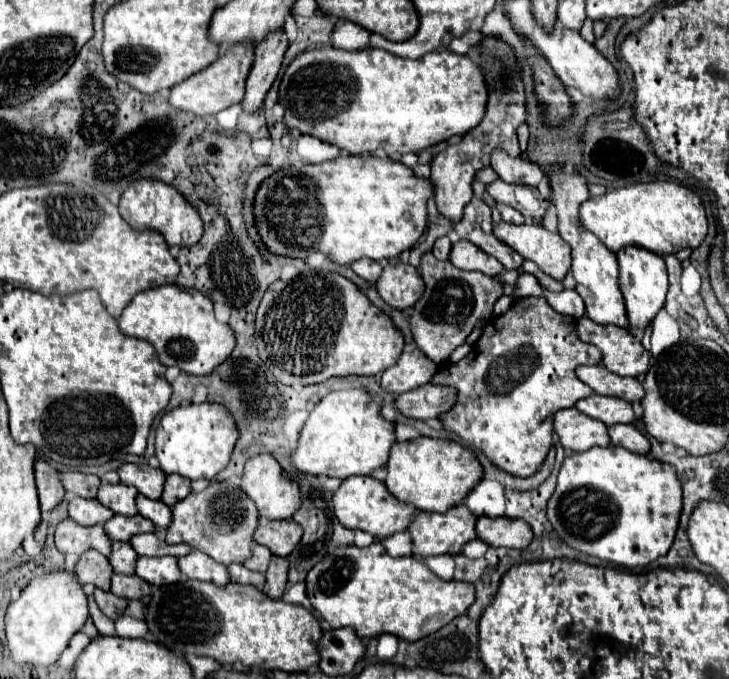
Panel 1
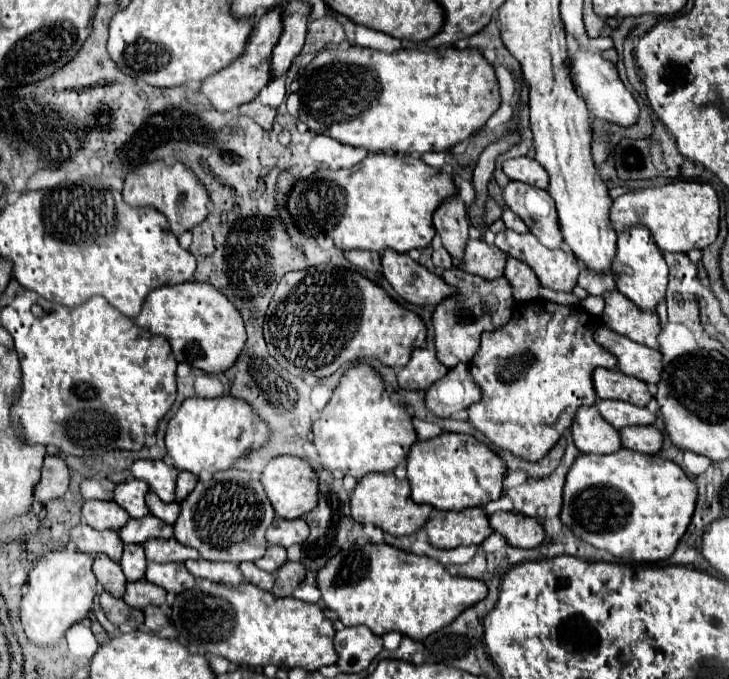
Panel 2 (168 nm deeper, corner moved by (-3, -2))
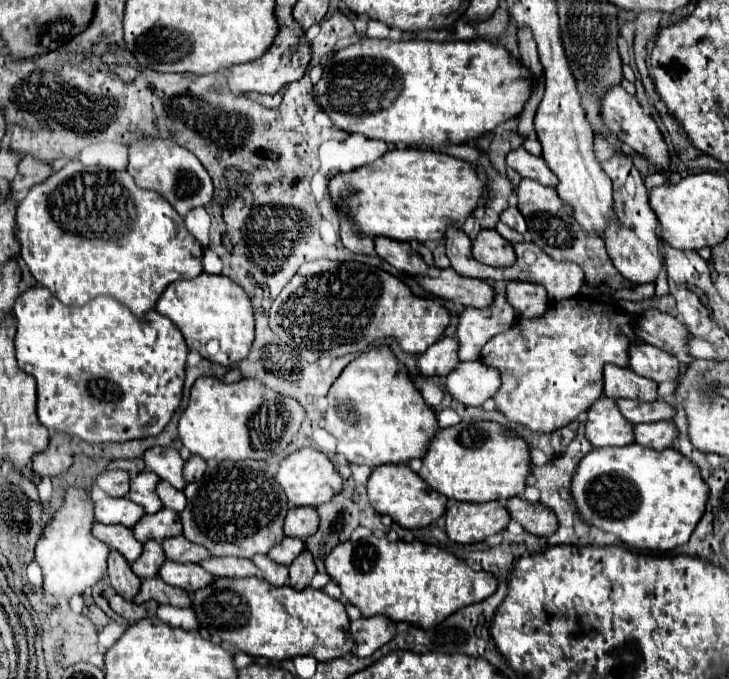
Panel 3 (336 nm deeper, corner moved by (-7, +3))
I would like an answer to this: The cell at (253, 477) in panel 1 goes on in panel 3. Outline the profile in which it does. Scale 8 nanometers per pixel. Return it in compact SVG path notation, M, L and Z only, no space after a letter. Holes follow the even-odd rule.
M302 448L302 450L296 450L290 456L286 456L276 474L276 482L280 482L280 486L284 488L288 500L290 500L290 506L314 506L316 508L316 506L332 500L342 490L342 478L338 474L338 470L334 468L334 464L328 460L326 454L322 454L320 450L314 450L314 448Z

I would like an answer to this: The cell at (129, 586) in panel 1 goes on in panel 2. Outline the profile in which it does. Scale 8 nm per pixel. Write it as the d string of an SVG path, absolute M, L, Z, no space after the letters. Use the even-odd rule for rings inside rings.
M140 579L140 581L132 581L126 585L126 593L122 599L130 607L144 609L146 605L164 605L166 591L150 581L146 581L146 579Z

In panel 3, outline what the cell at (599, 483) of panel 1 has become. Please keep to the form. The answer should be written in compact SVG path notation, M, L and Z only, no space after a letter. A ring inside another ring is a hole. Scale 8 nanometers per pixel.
M640 444L594 448L582 458L572 480L572 496L586 522L616 534L632 548L656 552L668 552L688 542L704 514L708 492L700 468L676 448L656 452Z

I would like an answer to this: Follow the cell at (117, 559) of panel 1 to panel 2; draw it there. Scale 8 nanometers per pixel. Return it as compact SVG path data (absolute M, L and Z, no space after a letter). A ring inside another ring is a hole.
M124 545L120 567L122 567L128 581L142 579L144 571L146 571L146 565L148 565L148 561L144 557L144 547L142 545Z

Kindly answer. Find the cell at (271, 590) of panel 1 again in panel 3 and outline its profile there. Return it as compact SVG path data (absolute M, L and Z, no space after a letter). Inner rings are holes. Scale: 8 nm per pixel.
M304 550L288 568L290 568L288 584L290 584L294 590L304 590L306 586L310 586L314 574L316 574L316 566L314 566L312 554L310 554L308 550Z

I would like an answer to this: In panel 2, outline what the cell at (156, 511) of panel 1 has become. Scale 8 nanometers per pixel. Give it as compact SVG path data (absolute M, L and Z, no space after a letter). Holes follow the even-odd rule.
M148 491L146 505L148 505L148 509L150 509L152 515L156 515L158 519L162 519L168 525L172 525L178 519L178 513L180 513L180 503L178 501L164 503L164 501L158 499L158 495L154 491Z

